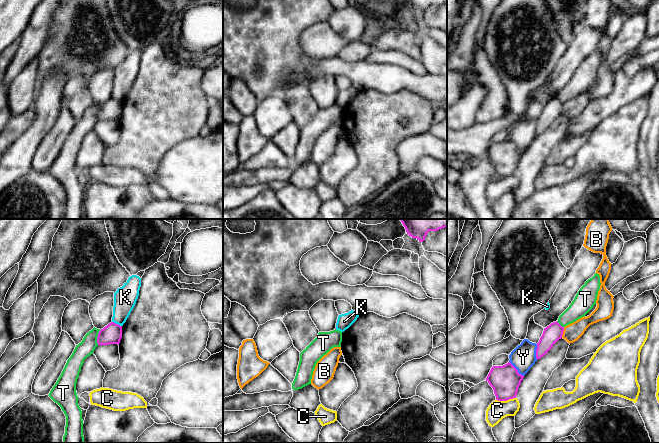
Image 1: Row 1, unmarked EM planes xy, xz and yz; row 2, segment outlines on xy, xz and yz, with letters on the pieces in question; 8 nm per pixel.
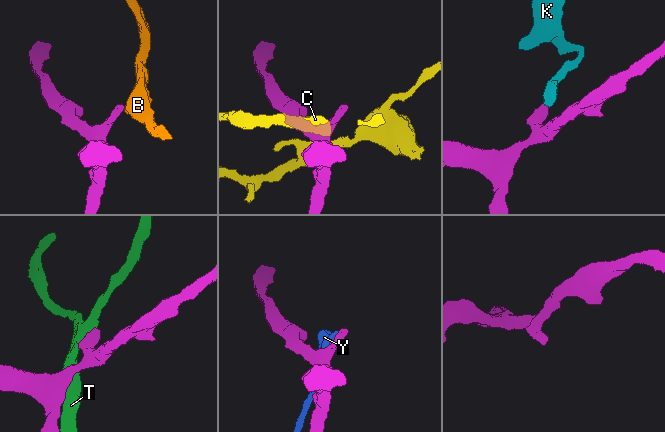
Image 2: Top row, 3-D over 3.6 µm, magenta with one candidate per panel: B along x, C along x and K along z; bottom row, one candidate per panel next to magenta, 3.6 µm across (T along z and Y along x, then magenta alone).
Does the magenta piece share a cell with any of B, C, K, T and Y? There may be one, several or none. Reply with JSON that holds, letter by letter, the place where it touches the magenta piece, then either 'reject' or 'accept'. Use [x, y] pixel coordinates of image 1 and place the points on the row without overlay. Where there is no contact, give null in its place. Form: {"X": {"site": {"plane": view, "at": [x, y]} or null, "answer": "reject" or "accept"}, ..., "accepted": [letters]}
{"B": {"site": {"plane": "yz", "at": [562, 108]}, "answer": "reject"}, "C": {"site": {"plane": "yz", "at": [505, 176]}, "answer": "reject"}, "K": {"site": {"plane": "xy", "at": [117, 100]}, "answer": "reject"}, "T": {"site": {"plane": "xy", "at": [97, 113]}, "answer": "reject"}, "Y": {"site": {"plane": "yz", "at": [516, 145]}, "answer": "reject"}, "accepted": []}

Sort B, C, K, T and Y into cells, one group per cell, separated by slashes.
B / C / K / T / Y

